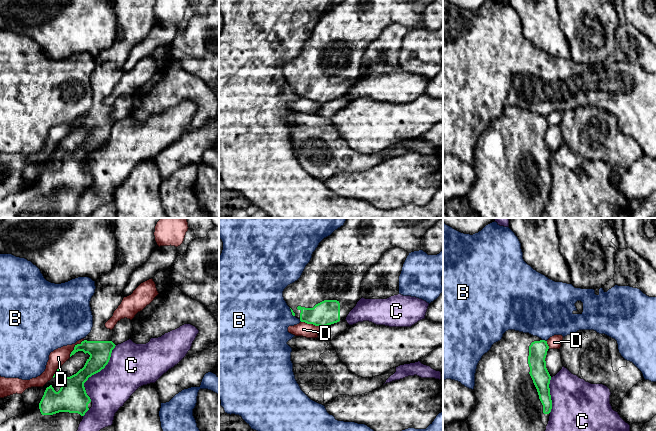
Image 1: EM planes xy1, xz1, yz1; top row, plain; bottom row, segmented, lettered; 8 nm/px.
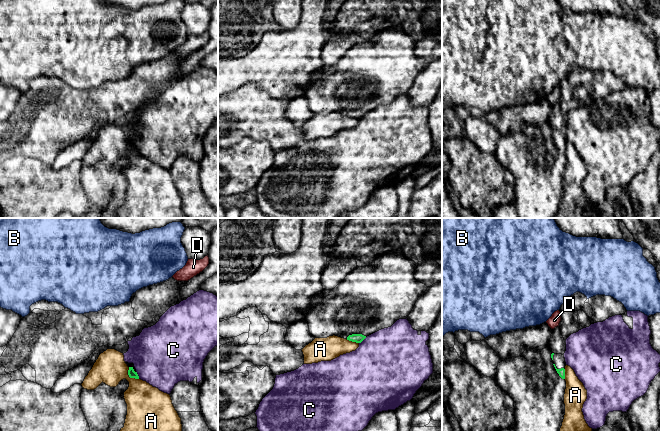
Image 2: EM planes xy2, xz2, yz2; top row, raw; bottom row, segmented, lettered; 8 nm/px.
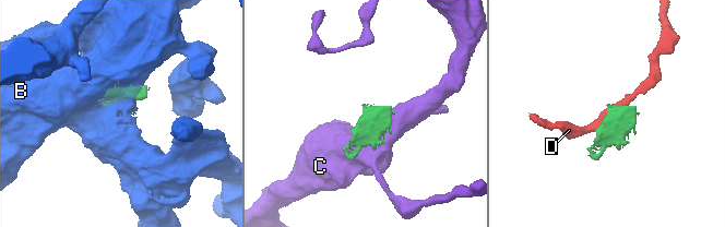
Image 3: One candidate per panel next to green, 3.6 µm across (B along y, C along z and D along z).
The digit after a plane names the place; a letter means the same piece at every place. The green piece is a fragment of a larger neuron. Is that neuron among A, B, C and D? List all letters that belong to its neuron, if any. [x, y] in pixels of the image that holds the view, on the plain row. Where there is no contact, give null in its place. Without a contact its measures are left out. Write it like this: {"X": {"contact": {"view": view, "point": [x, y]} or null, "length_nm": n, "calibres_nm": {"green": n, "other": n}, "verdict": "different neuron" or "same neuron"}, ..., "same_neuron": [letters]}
{"A": {"contact": {"view": "xy2", "point": [129, 152]}, "length_nm": 130, "calibres_nm": {"green": 60, "other": 280}, "verdict": "different neuron"}, "B": {"contact": {"view": "yz1", "point": [544, 116]}, "length_nm": 40, "calibres_nm": {"green": 140, "other": 440}, "verdict": "different neuron"}, "C": {"contact": {"view": "xy1", "point": [95, 149]}, "length_nm": 500, "calibres_nm": {"green": 220, "other": 320}, "verdict": "different neuron"}, "D": {"contact": {"view": "xy1", "point": [74, 123]}, "length_nm": 180, "calibres_nm": {"green": 180, "other": 140}, "verdict": "different neuron"}, "same_neuron": []}

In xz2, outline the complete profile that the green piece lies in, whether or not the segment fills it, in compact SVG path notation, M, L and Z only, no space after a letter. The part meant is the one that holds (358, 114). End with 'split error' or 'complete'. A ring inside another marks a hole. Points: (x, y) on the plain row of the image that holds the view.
M400 29L387 30L375 36L373 42L357 43L332 66L323 66L324 78L310 84L305 93L309 108L315 114L338 112L352 118L361 119L367 112L384 104L391 103L397 96L406 95L418 74L427 62L414 54L416 39Z | split error

